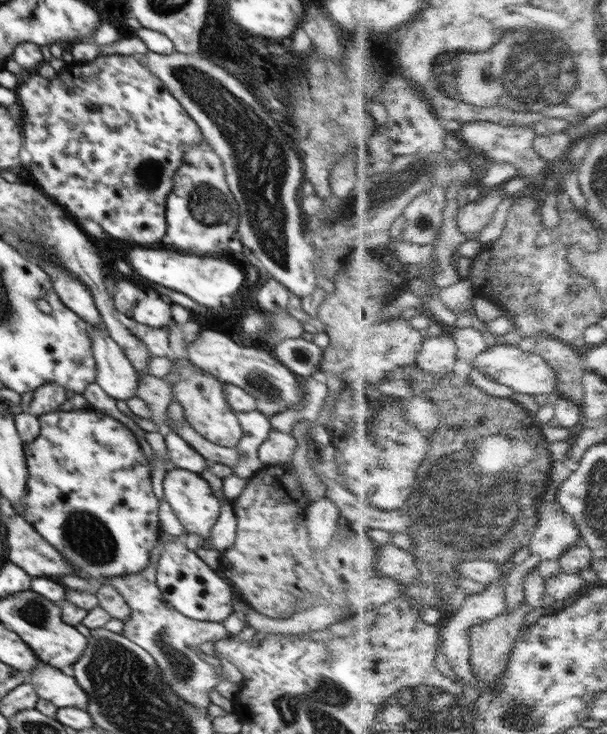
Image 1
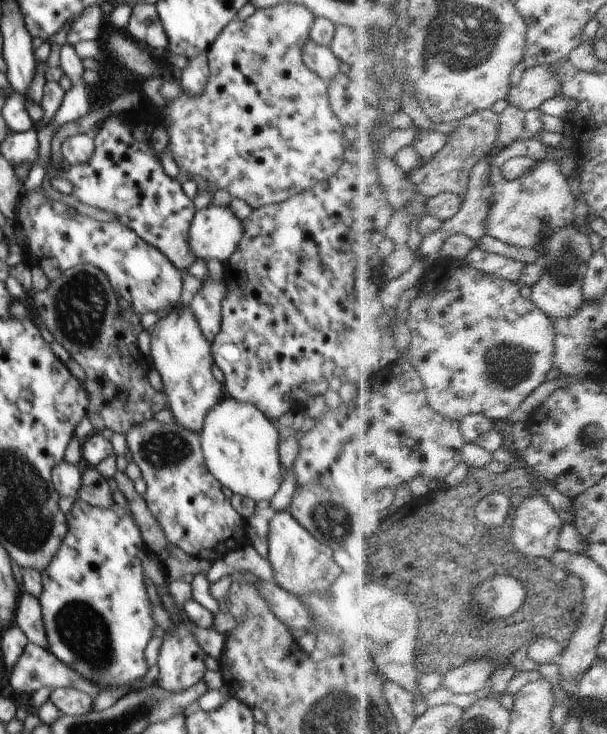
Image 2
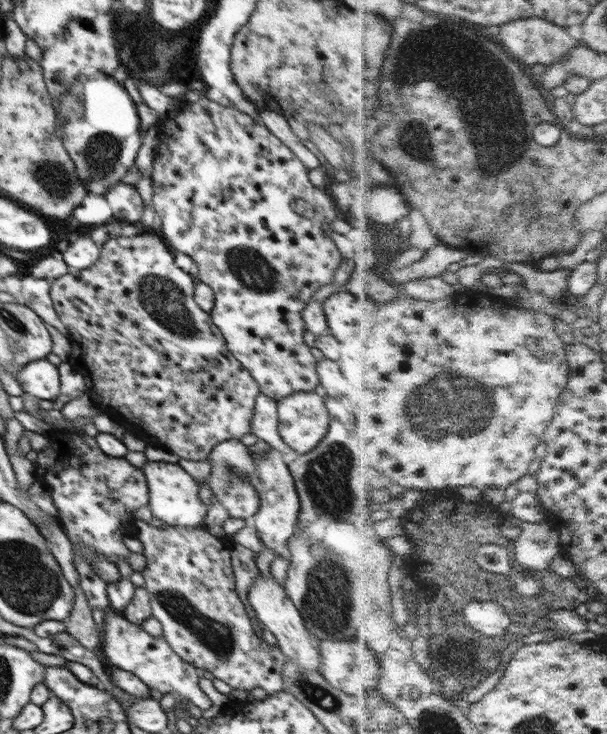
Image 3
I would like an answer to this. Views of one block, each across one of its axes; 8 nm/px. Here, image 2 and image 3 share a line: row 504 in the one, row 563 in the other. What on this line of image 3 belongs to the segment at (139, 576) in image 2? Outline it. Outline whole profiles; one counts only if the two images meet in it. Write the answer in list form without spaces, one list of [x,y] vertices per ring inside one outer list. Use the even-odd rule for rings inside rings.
[[[50,429],[45,437],[46,447],[37,452],[35,480],[50,493],[58,511],[58,522],[73,545],[74,567],[91,611],[94,608],[109,611],[108,583],[92,570],[92,566],[88,566],[78,551],[78,545],[90,547],[116,566],[128,560],[131,552],[124,546],[123,538],[135,521],[135,510],[149,504],[150,493],[144,471],[134,467],[125,457],[114,458],[102,452],[93,436],[81,437],[68,430]]]

